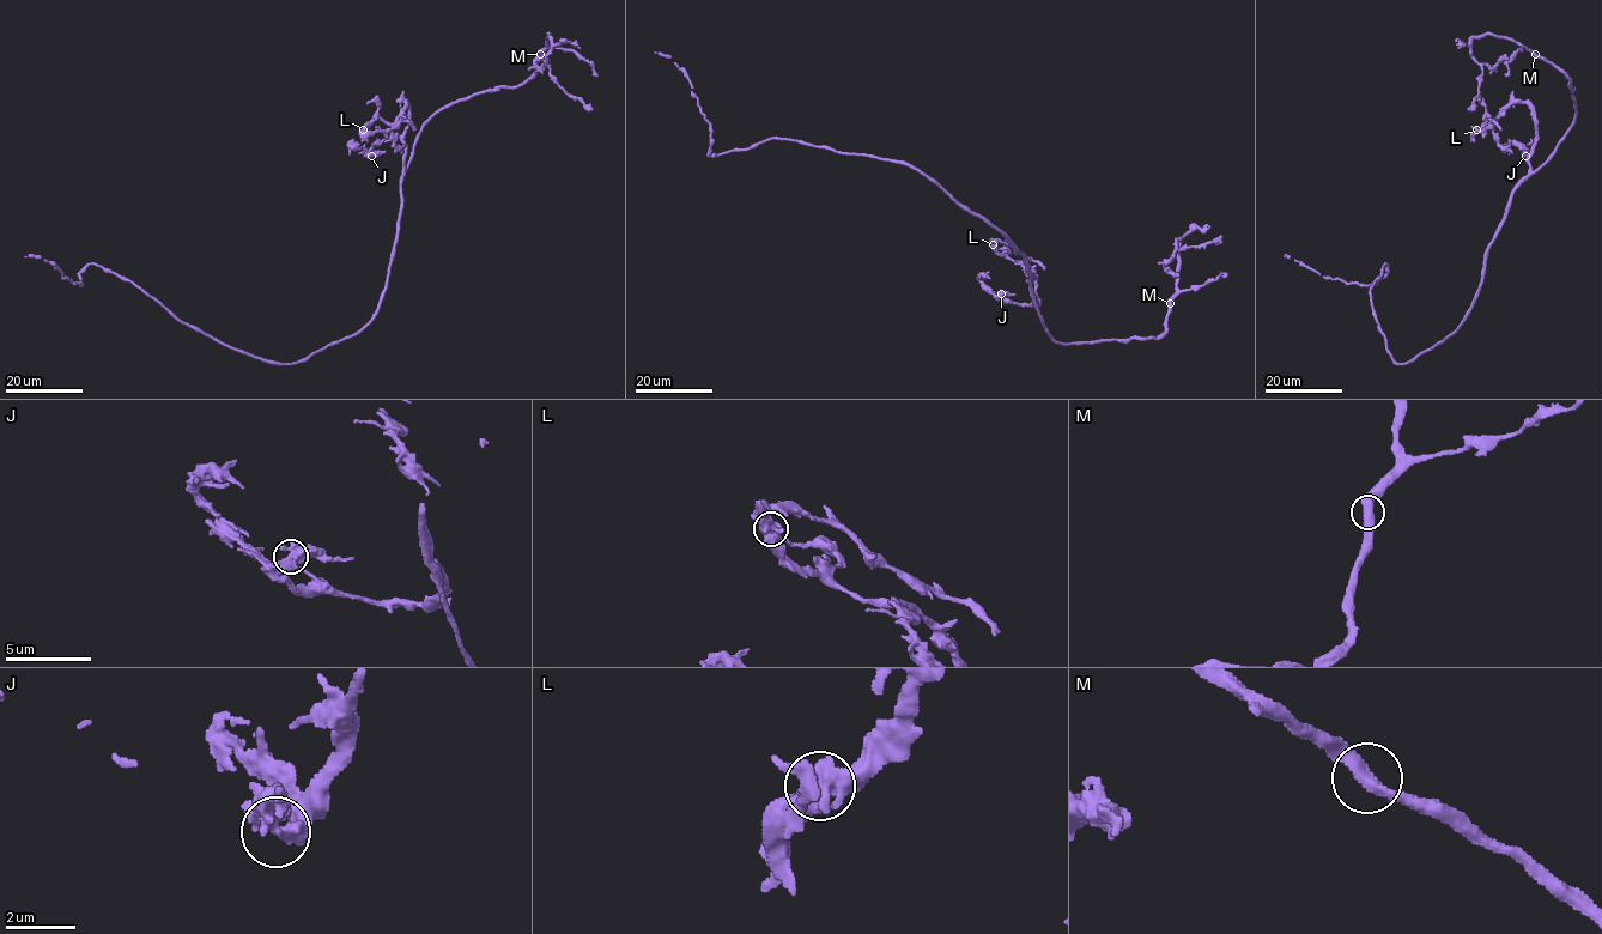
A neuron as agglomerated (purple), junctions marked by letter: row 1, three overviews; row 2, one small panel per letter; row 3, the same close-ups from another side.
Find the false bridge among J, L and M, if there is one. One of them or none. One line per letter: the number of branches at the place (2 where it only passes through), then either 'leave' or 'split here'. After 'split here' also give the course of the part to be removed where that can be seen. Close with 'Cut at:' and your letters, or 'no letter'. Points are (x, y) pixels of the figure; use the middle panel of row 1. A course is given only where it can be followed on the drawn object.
J: branches 2; leave
L: branches 2; split here; course (994, 244), (994, 241), (1009, 243), (1044, 268)
M: branches 2; leave
Cut at: L

